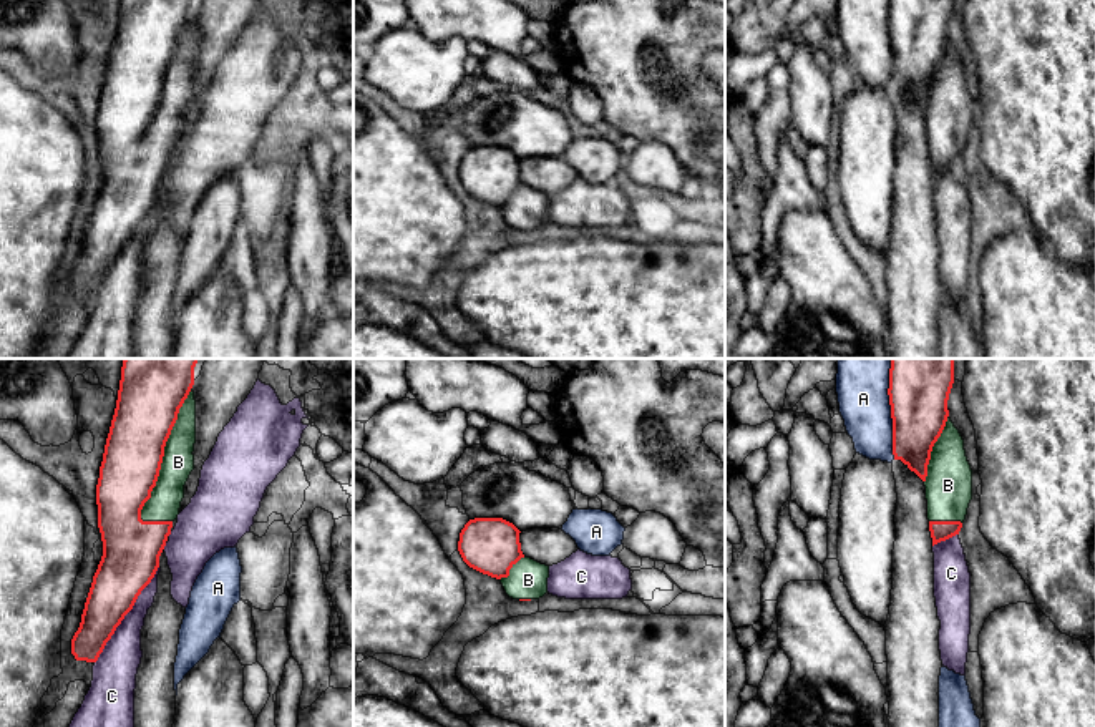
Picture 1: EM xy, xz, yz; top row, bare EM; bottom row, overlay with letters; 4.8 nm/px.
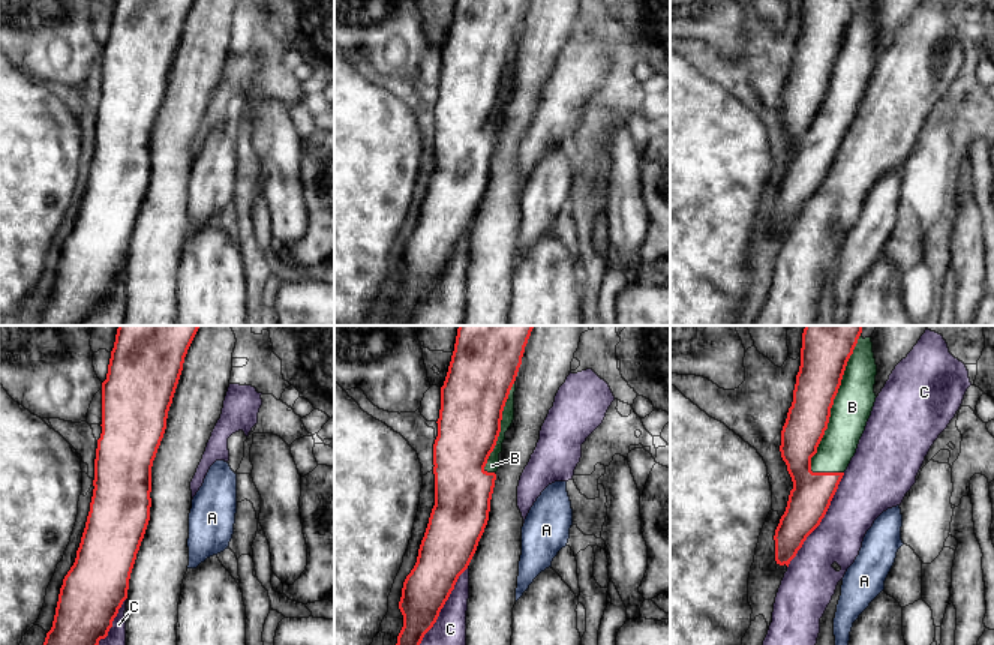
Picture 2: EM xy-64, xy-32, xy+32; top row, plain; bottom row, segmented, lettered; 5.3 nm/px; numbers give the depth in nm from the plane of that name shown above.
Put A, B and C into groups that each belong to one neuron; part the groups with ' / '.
A / B / C

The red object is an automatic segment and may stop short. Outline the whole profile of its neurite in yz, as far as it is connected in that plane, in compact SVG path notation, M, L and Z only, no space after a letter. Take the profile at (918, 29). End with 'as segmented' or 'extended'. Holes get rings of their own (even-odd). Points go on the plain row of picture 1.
M889 0L893 83L926 115L932 174L959 163L972 128L964 68L949 46L954 0Z | extended

